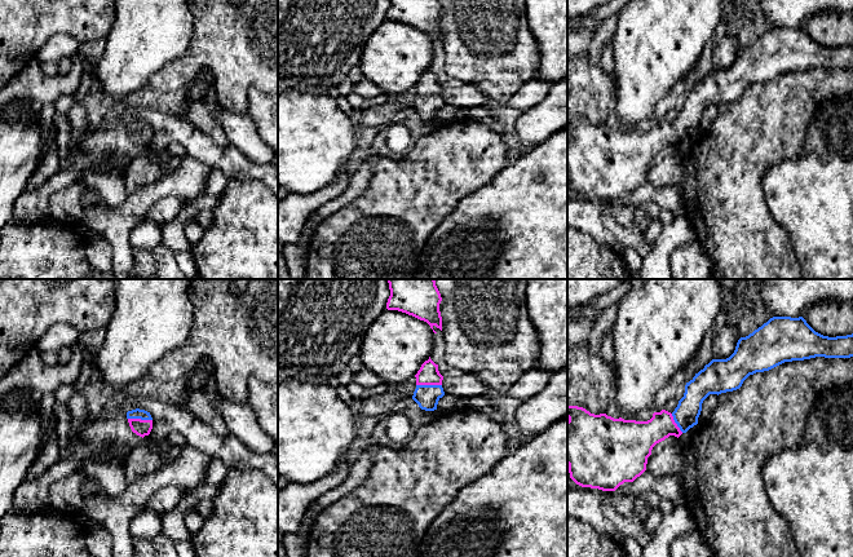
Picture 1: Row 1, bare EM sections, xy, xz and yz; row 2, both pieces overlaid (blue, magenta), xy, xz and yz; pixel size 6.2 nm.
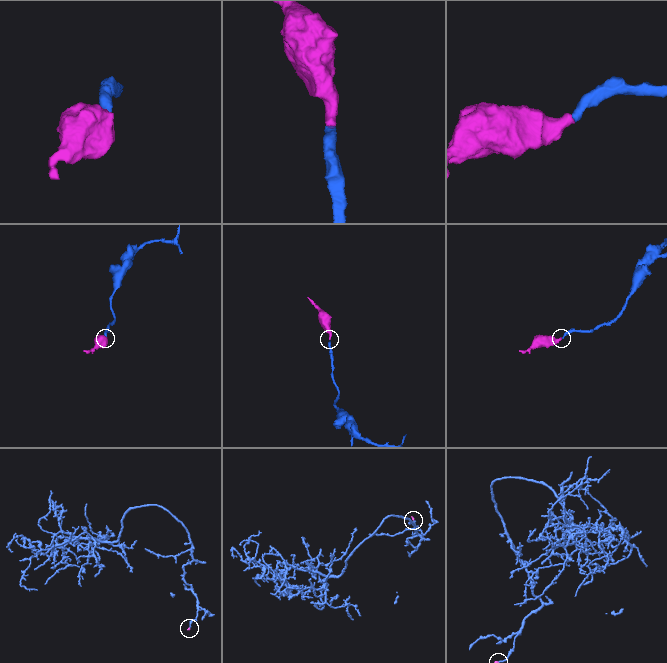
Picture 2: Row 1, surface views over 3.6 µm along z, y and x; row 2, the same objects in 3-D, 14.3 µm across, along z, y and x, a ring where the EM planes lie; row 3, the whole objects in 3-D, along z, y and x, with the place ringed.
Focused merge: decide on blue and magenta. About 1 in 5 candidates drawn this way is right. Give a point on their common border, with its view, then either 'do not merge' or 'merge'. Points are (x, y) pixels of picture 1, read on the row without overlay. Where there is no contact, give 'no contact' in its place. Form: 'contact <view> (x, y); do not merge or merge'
contact xz (429, 96); merge

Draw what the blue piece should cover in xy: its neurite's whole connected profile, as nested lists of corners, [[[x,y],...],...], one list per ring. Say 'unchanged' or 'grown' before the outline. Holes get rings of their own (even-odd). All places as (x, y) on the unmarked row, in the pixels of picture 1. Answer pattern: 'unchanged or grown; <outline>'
grown; [[[132,120],[127,123],[127,129],[133,143],[140,147],[149,146],[153,140],[153,128],[145,120]]]

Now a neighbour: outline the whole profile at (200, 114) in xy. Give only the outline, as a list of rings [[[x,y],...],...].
[[[215,78],[213,87],[208,90],[203,100],[194,103],[189,103],[186,100],[184,100],[181,109],[185,112],[184,120],[191,123],[196,129],[212,138],[215,143],[224,146],[229,142],[222,127],[218,124],[215,116],[215,111],[218,105]]]

